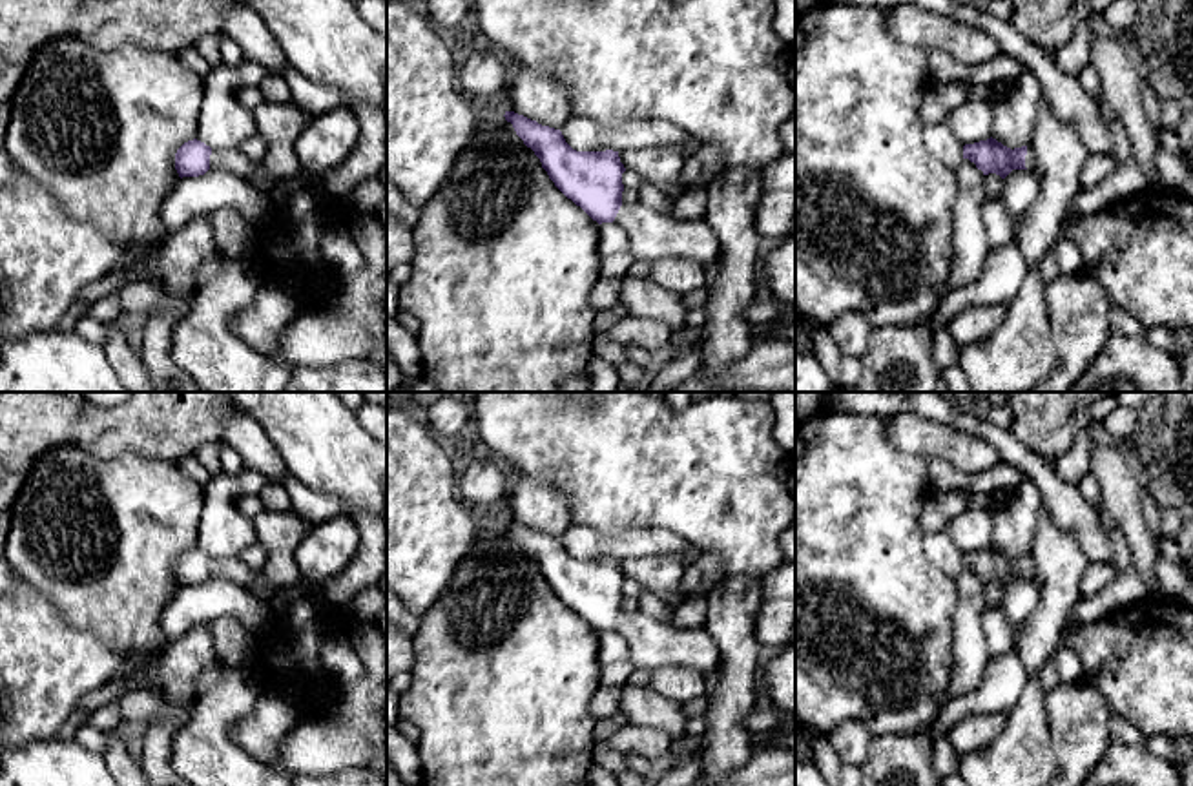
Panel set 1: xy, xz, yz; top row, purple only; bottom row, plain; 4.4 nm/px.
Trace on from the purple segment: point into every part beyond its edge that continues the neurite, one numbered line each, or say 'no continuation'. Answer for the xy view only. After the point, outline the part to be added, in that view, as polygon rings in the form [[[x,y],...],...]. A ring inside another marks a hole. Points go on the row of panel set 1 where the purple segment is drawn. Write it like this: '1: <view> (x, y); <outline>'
1: xy (232, 159); [[[239,146],[228,148],[228,150],[212,150],[212,155],[210,155],[210,168],[226,170],[246,181],[254,173],[255,166],[257,166],[257,162],[254,162],[246,155],[243,155]]]

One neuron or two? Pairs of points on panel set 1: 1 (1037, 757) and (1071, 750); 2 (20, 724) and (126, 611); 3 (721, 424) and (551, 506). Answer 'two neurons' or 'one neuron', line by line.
1: two neurons
2: two neurons
3: two neurons

